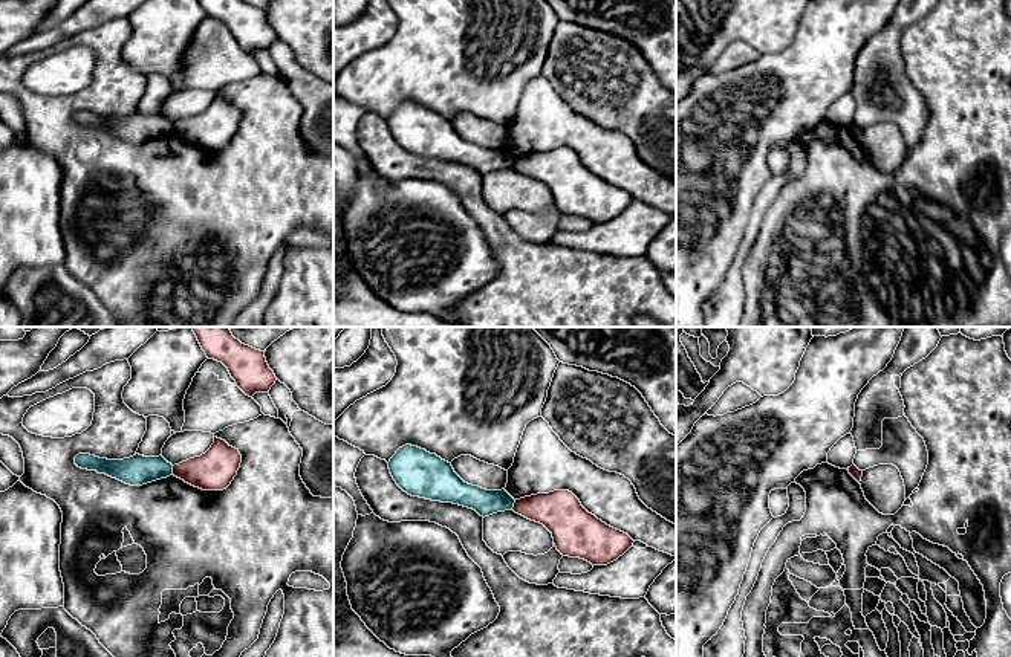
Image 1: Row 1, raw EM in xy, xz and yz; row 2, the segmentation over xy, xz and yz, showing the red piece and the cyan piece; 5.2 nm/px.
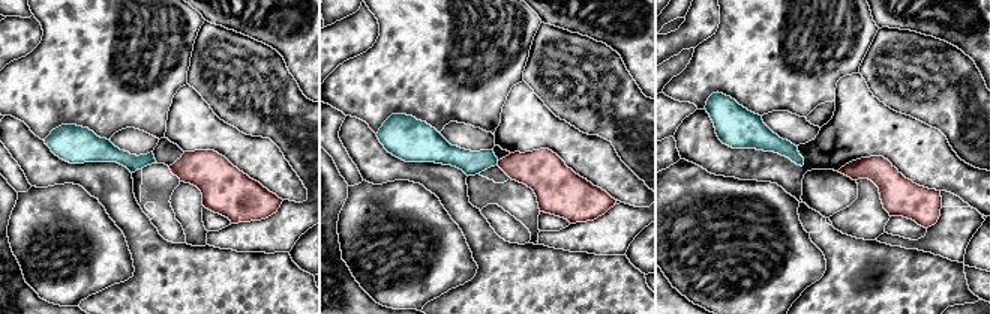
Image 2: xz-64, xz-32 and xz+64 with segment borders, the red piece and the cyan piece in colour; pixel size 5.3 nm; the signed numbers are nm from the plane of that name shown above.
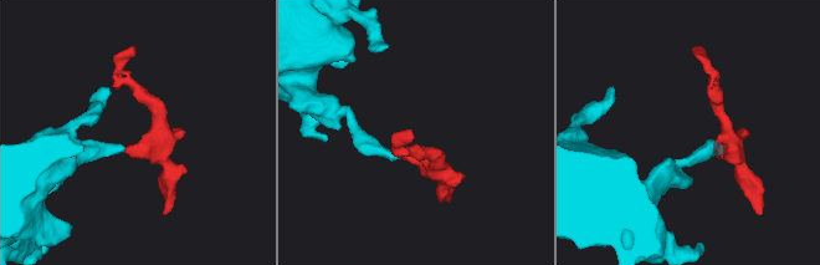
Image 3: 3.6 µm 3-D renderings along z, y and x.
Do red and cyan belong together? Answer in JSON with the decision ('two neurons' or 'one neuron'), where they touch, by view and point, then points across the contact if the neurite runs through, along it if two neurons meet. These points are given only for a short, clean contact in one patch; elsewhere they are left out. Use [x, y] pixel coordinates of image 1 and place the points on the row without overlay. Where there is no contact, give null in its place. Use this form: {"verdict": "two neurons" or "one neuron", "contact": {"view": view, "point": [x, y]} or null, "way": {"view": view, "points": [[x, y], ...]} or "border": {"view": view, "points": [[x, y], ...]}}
{"verdict": "two neurons", "contact": {"view": "xz", "point": [514, 162]}, "border": {"view": "xz", "points": [[516, 158], [511, 167]]}}

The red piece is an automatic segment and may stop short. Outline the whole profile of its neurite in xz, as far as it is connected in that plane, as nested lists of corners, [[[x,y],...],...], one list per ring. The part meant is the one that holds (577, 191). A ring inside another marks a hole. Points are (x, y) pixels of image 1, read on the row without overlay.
[[[554,148],[515,157],[512,168],[543,182],[563,214],[592,223],[607,223],[623,214],[633,197],[589,171],[569,148]]]

